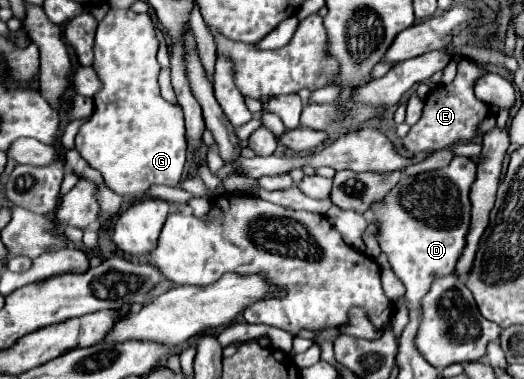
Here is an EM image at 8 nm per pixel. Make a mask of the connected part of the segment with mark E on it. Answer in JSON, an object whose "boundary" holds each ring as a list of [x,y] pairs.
{"boundary":[[[470,58],[458,60],[458,74],[450,84],[438,84],[426,98],[422,118],[410,128],[404,138],[404,146],[410,154],[418,154],[422,150],[440,150],[452,146],[456,142],[470,142],[478,138],[478,126],[488,116],[488,104],[478,100],[472,92],[476,80],[488,74],[488,70],[476,64]]]}

